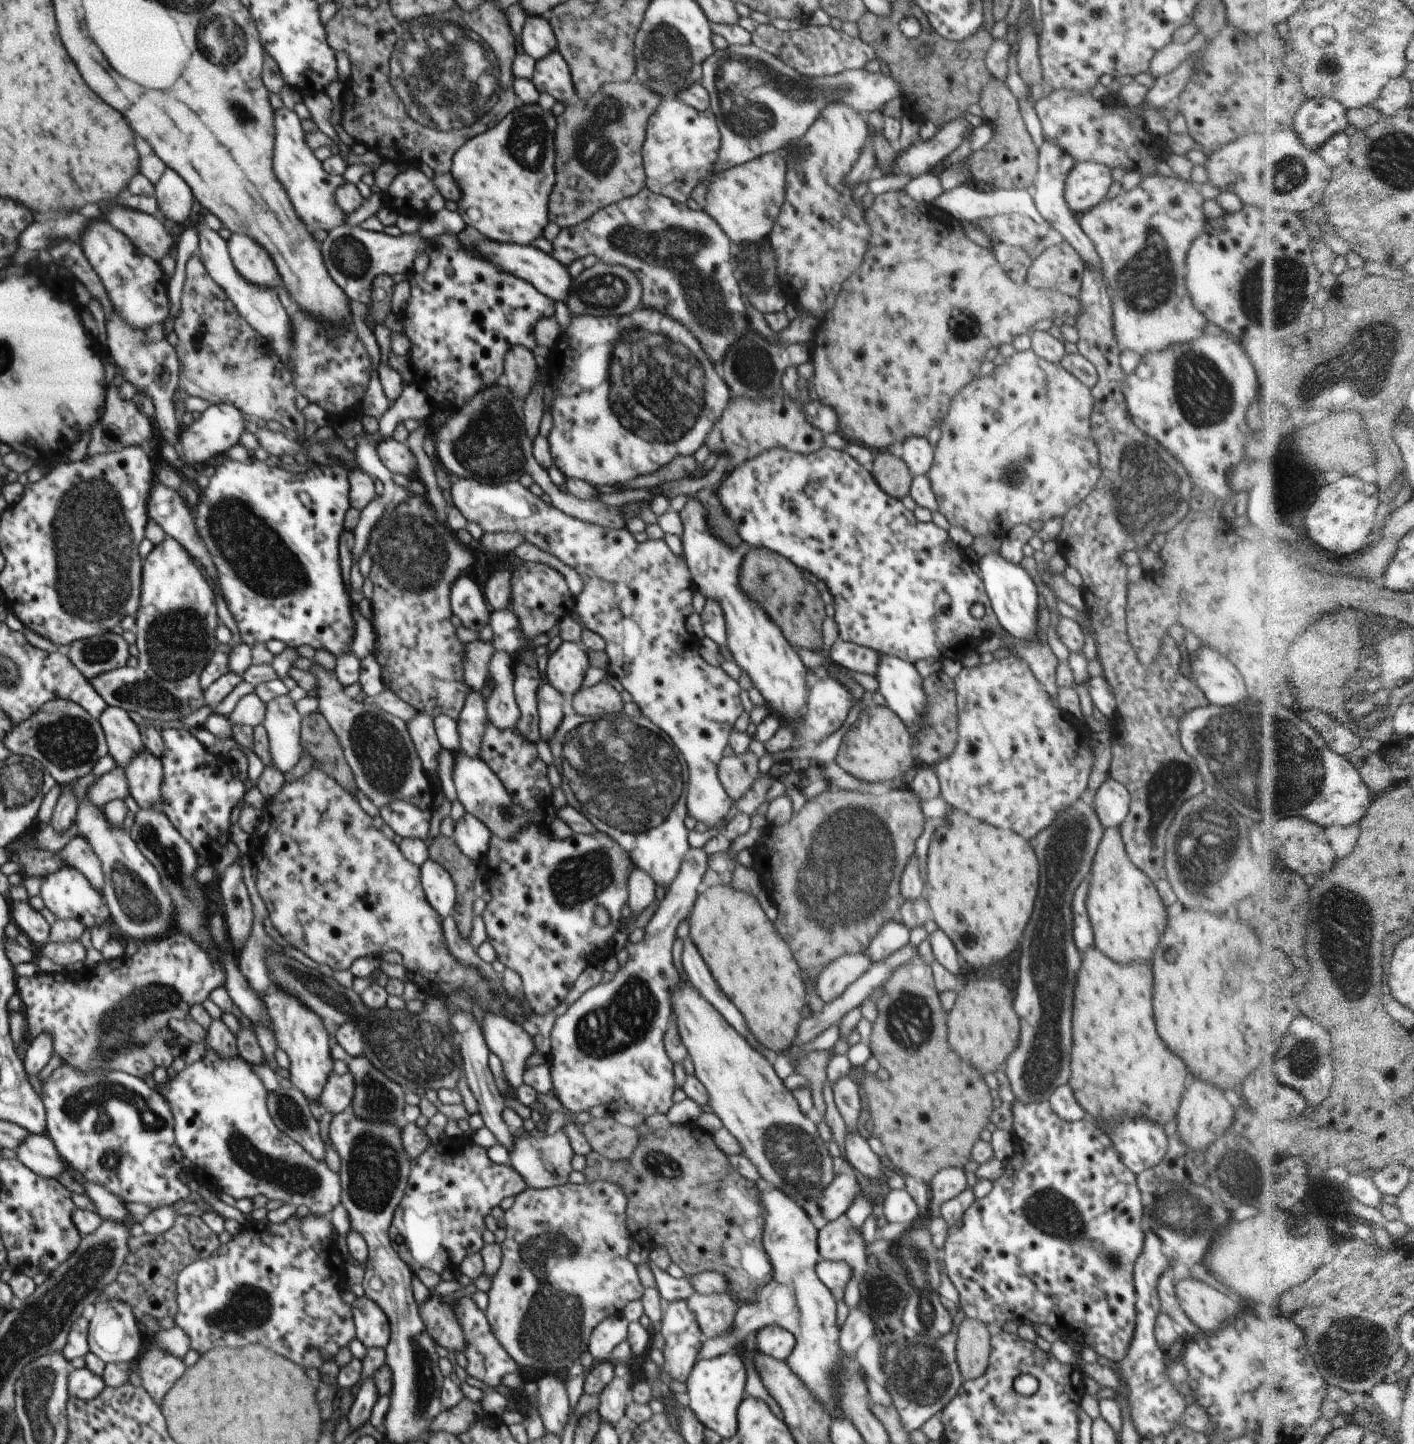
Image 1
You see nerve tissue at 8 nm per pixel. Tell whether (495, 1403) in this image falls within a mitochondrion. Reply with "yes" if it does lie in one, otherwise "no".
no

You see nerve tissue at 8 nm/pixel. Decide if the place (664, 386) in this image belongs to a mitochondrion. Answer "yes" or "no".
yes

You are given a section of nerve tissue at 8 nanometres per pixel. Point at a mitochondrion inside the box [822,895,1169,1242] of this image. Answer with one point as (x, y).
(908, 1020)

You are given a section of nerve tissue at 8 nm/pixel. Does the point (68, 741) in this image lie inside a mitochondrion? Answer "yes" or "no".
yes

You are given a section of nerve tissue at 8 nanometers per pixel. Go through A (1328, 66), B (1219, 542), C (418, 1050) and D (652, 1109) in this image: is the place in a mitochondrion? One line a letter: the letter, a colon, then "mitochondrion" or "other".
A: mitochondrion
B: other
C: mitochondrion
D: other

